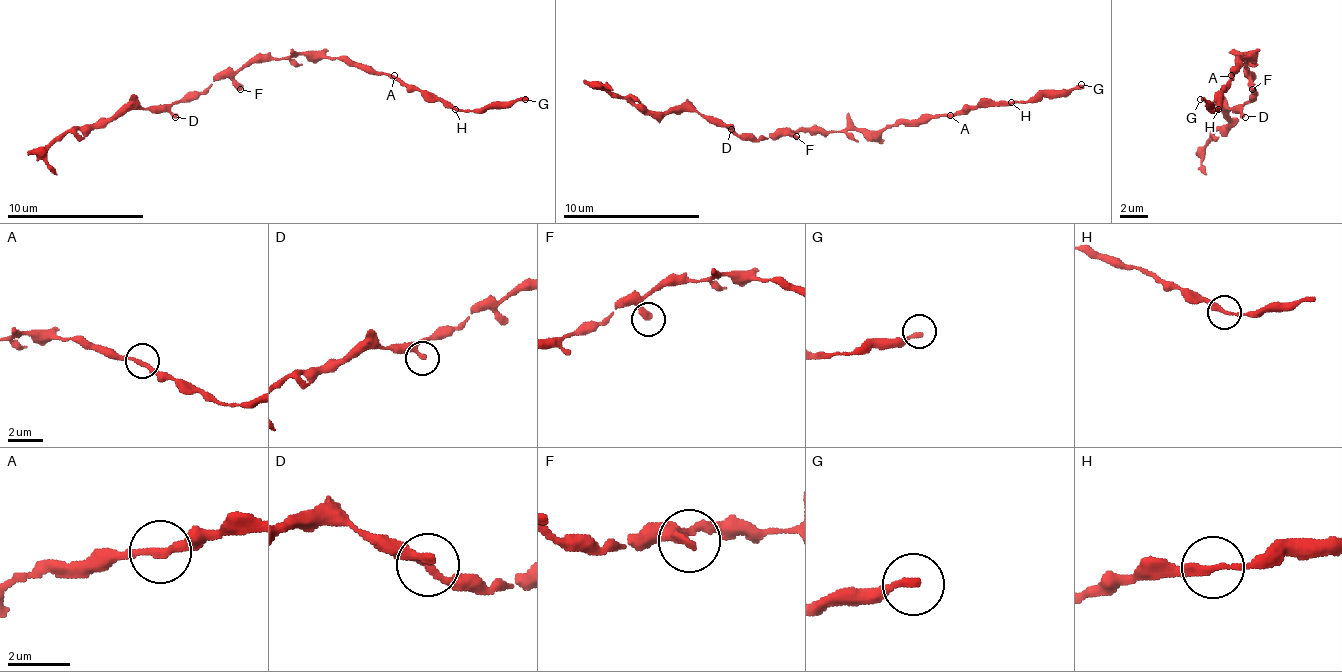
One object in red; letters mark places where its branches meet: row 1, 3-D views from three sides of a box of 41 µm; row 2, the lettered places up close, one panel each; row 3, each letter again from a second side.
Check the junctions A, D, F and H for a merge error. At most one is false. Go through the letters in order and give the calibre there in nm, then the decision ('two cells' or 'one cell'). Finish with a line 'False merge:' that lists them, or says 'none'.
A: 240 nm thick; one cell
D: 260 nm thick; one cell
F: 320 nm thick; one cell
H: 260 nm thick; one cell
False merge: none

